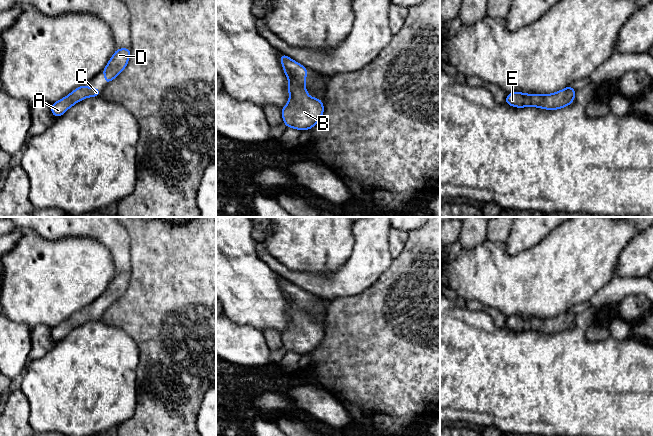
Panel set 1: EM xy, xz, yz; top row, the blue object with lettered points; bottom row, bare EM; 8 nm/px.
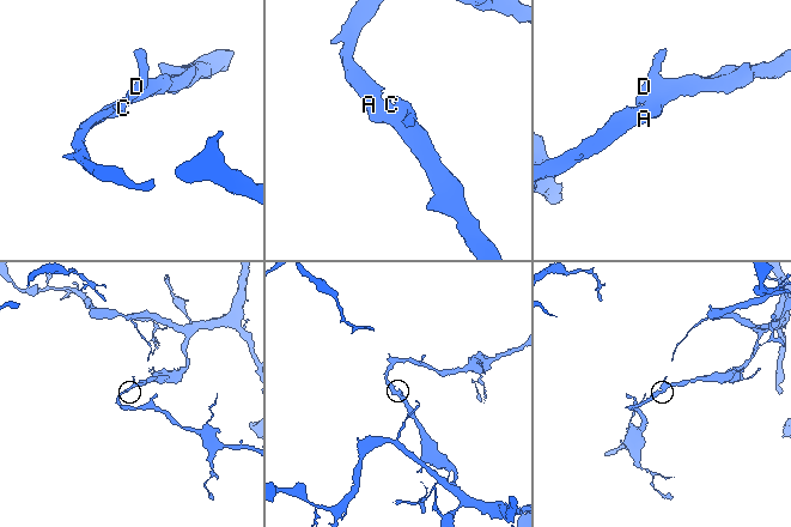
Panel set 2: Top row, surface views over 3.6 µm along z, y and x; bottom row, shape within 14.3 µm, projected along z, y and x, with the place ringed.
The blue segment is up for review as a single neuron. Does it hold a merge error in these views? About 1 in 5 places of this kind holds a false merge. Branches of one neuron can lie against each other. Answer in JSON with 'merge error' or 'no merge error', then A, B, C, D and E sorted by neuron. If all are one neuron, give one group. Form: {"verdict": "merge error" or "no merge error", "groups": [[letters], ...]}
{"verdict": "no merge error", "groups": [["A", "B", "C", "D", "E"]]}

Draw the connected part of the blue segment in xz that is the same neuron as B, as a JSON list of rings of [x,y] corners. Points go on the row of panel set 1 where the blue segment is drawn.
[[[281,53],[280,60],[287,76],[290,99],[281,109],[284,125],[301,131],[313,128],[324,113],[324,104],[320,98],[312,98],[305,88],[308,70],[303,65]]]

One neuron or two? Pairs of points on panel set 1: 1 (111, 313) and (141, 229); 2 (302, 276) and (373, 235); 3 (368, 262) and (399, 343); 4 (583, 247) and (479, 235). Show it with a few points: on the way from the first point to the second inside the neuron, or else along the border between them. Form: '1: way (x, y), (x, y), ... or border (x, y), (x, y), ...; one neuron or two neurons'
1: way (133, 295), (141, 287), (141, 251); one neuron
2: way (322, 281), (338, 281), (364, 255); one neuron
3: border (390, 263), (370, 286), (355, 294); two neurons
4: border (486, 239), (473, 247), (464, 248); two neurons

